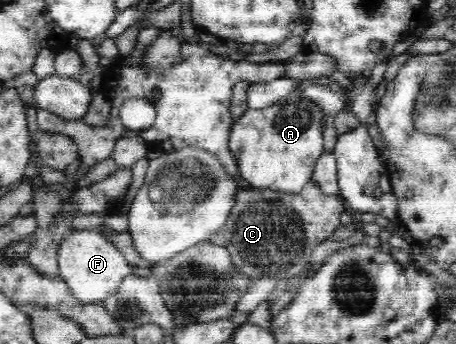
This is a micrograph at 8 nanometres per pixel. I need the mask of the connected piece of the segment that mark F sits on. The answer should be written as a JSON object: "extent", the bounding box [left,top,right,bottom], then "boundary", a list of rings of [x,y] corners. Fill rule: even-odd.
{"extent":[59,229,132,304],"boundary":[[[81,229],[68,232],[59,248],[59,276],[67,283],[72,295],[85,304],[105,301],[118,289],[121,281],[132,274],[123,254],[105,236],[95,231]]]}

